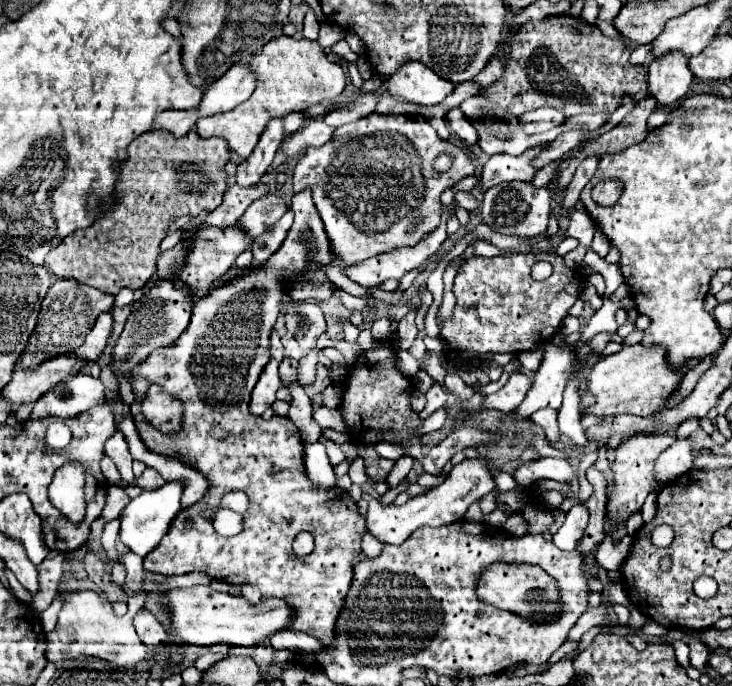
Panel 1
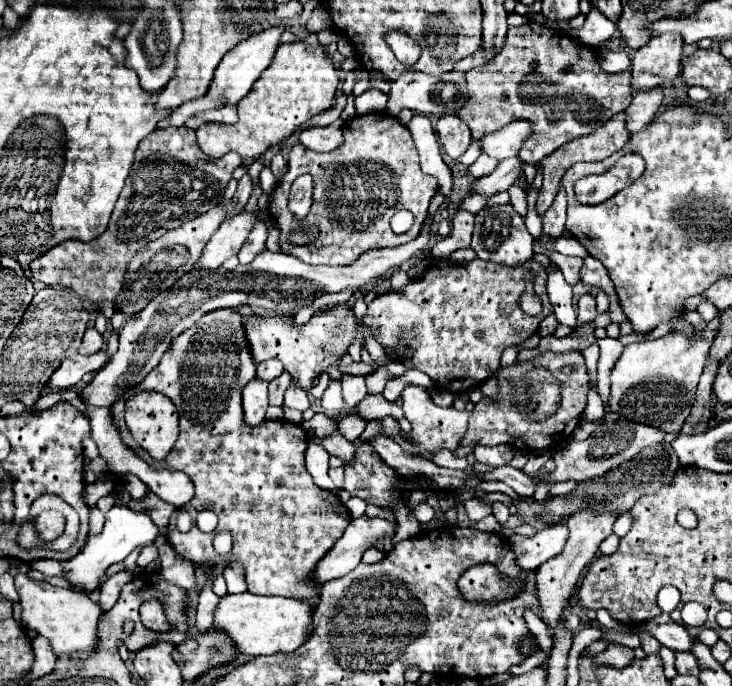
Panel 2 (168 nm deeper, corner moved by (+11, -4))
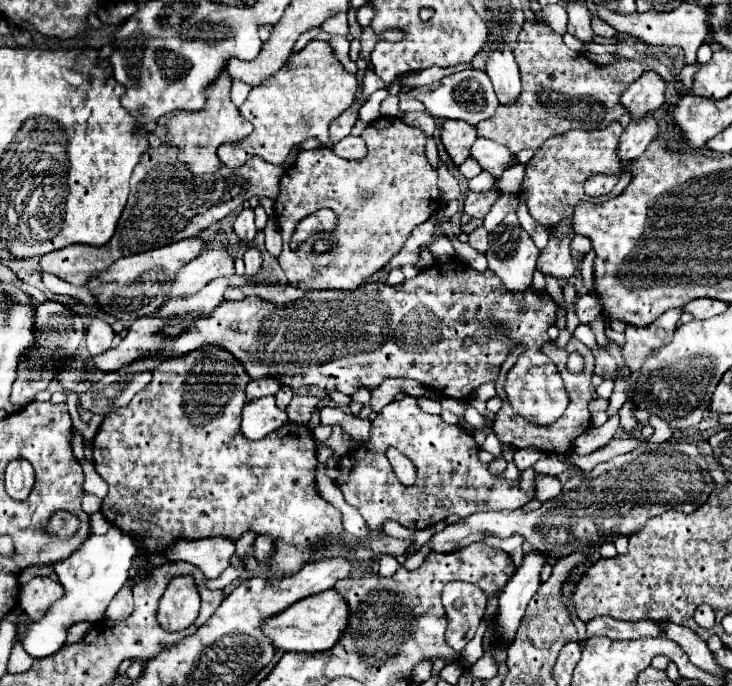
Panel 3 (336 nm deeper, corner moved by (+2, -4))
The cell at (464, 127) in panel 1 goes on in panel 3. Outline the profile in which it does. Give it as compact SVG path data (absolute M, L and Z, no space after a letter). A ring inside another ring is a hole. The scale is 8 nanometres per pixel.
M446 120L442 124L440 140L454 166L460 166L470 156L470 148L476 138L478 138L476 128L462 120Z

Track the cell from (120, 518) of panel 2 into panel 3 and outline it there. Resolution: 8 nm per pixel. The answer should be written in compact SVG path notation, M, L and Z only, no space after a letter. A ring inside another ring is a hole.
M112 526L104 536L90 536L70 558L54 564L58 580L64 588L64 596L58 602L54 602L48 608L48 614L44 614L44 618L40 620L32 620L24 614L16 618L18 640L22 642L22 648L32 658L52 656L64 646L70 626L78 622L94 624L102 620L106 606L130 578L128 570L132 566L132 556L136 554L138 554L136 540L130 534L122 532L120 528Z

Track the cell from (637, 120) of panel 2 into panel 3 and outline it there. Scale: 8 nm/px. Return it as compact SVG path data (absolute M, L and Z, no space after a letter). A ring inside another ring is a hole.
M652 116L642 118L640 122L630 122L626 126L626 130L622 132L620 144L618 144L618 160L622 164L632 164L634 160L638 160L642 156L642 152L648 148L648 144L654 140L656 136L656 120Z

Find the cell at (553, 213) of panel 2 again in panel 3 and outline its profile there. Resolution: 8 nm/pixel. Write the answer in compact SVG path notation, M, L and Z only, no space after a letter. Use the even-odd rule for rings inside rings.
M564 220L560 226L556 226L550 234L548 246L540 252L536 268L544 276L554 278L572 278L576 272L576 266L570 256L570 240L574 238L574 230L568 220Z

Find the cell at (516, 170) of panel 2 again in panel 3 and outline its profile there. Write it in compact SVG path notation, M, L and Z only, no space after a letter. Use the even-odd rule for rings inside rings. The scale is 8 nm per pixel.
M492 190L486 192L486 194L468 192L468 194L466 194L466 200L464 200L464 212L466 212L472 220L484 218L496 198L498 198L498 196L496 196Z

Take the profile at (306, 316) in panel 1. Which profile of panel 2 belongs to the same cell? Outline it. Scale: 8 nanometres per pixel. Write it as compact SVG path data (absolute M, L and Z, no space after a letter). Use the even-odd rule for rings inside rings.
M269 358L269 360L261 362L261 364L257 364L257 378L263 378L267 382L277 378L281 372L283 372L283 364L277 358Z

